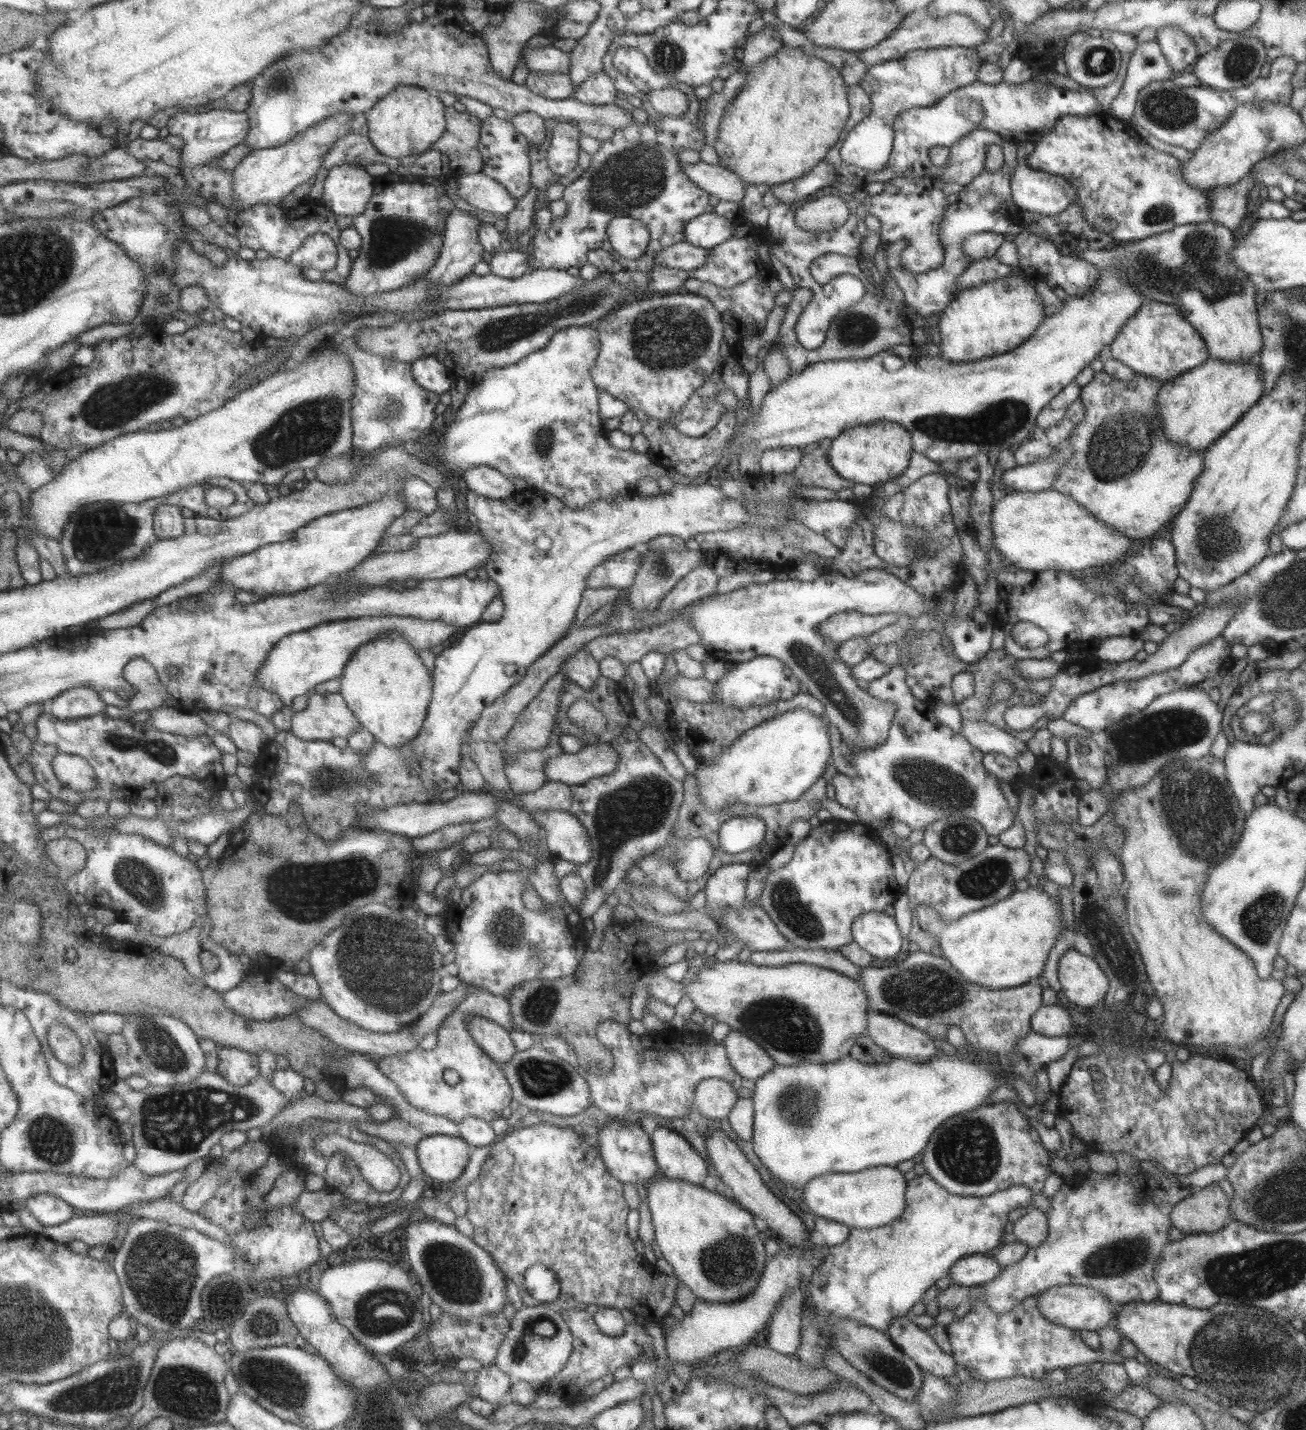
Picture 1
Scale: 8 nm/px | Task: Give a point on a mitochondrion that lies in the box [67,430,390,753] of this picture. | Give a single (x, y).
(100, 532)

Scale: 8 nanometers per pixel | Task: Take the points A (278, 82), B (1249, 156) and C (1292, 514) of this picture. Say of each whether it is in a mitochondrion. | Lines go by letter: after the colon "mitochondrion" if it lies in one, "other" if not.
A: mitochondrion
B: other
C: other

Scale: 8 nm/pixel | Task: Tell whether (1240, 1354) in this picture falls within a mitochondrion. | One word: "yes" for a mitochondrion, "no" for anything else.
yes

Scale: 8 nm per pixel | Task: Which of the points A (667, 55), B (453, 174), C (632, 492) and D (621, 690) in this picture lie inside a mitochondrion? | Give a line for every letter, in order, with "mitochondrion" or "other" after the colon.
A: mitochondrion
B: other
C: other
D: other

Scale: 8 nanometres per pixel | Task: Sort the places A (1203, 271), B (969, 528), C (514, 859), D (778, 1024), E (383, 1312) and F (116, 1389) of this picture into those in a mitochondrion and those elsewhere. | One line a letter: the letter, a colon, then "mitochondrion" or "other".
A: mitochondrion
B: other
C: other
D: mitochondrion
E: mitochondrion
F: mitochondrion

